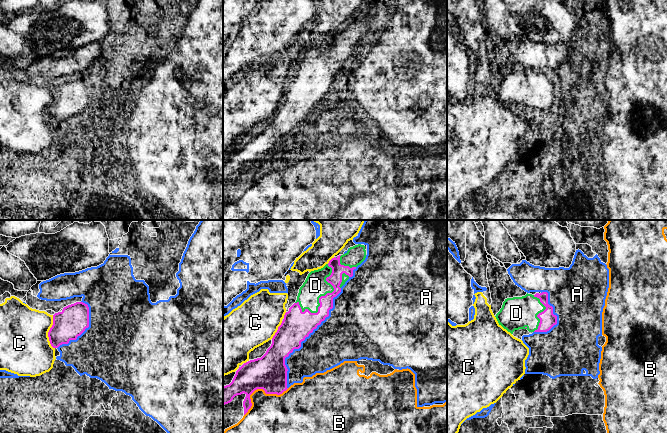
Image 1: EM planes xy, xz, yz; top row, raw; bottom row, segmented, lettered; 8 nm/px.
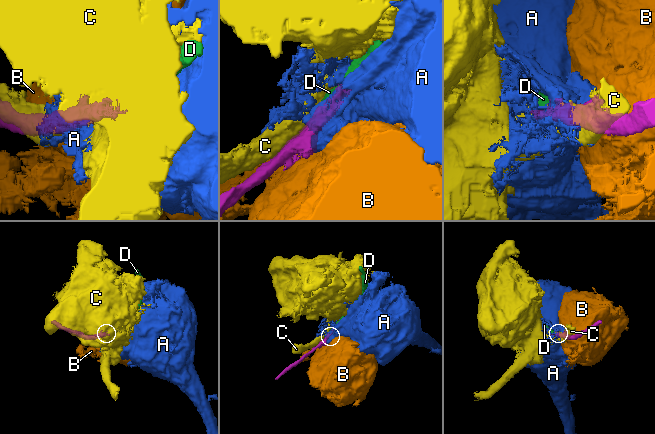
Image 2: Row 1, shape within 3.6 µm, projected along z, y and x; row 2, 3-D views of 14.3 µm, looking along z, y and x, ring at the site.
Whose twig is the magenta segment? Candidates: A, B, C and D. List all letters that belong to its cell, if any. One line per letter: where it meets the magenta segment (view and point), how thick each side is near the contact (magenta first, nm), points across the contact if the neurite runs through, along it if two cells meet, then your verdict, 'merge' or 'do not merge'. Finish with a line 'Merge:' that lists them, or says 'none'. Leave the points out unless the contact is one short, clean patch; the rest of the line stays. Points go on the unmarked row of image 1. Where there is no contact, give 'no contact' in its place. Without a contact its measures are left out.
A: xz (303, 116) | 240/360 nm | do not merge
B: xz (259, 164) | 280/360 nm | do not merge
C: xy (48, 108) | 240/420 nm | do not merge
D: xz (326, 70) | 130/190 nm | merge
Merge: D

